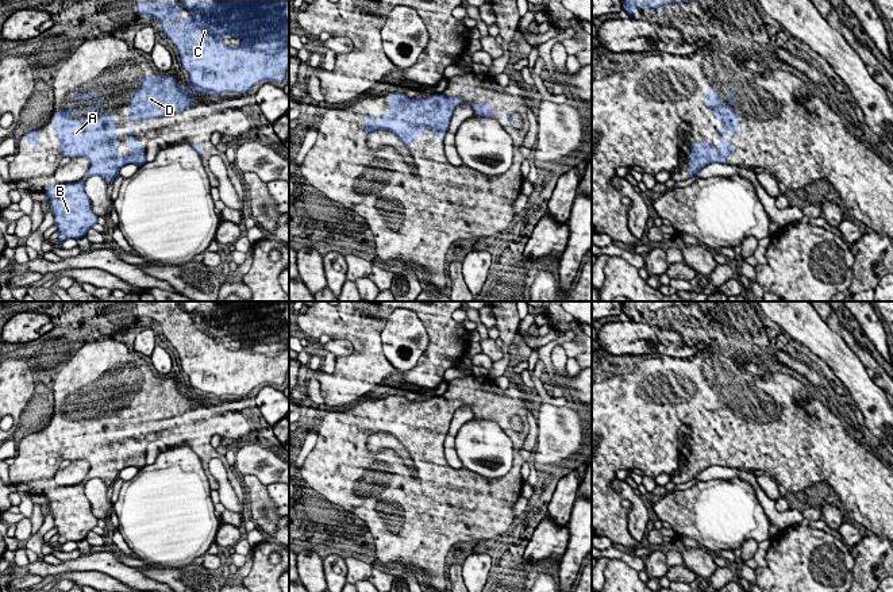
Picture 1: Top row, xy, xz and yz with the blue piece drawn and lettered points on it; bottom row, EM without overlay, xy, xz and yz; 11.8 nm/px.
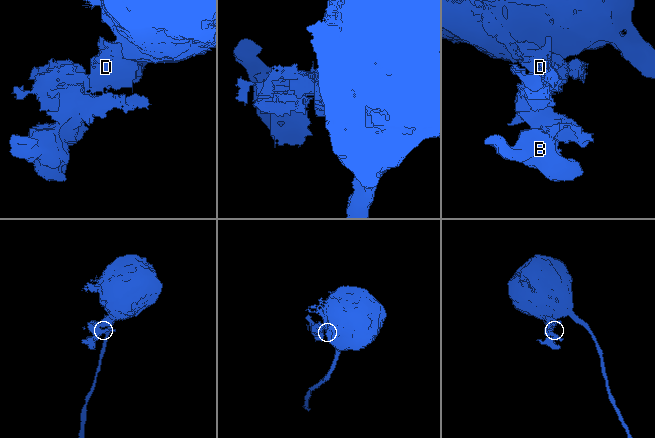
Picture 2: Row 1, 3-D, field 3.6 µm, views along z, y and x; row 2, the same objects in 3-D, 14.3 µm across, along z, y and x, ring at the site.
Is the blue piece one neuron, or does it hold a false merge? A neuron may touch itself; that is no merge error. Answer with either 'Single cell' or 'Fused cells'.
Fused cells

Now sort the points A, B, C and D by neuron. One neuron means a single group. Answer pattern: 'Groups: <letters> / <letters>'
Groups: A B / C D

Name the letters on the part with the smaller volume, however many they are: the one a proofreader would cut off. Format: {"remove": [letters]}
{"remove": ["A", "B"]}

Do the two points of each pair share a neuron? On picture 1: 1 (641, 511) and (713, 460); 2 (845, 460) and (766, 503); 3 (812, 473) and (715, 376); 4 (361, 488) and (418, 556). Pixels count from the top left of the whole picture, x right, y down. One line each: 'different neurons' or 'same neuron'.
1: different neurons
2: different neurons
3: same neuron
4: same neuron

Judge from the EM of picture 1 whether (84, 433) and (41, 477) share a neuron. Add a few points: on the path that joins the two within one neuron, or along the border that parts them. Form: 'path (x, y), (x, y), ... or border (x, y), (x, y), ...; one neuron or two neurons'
path (72, 439), (46, 465); one neuron

